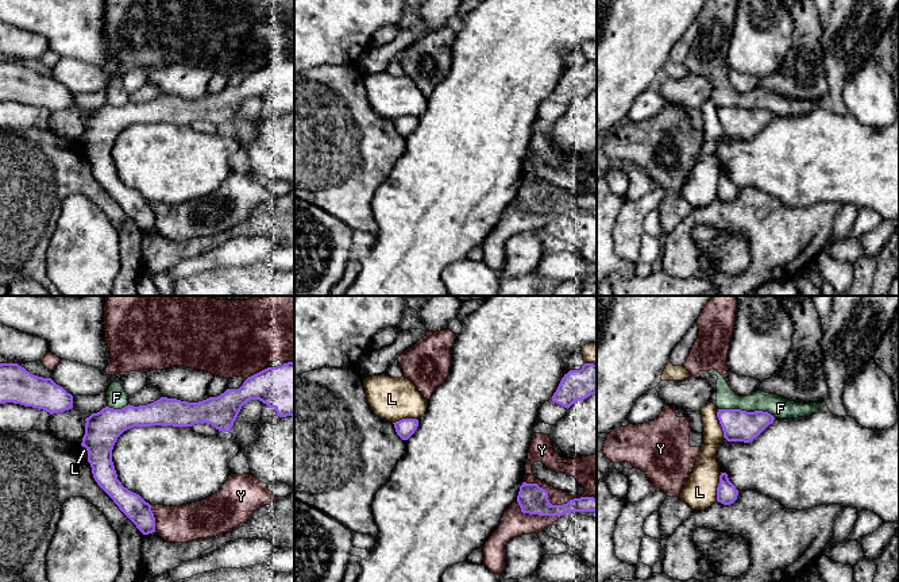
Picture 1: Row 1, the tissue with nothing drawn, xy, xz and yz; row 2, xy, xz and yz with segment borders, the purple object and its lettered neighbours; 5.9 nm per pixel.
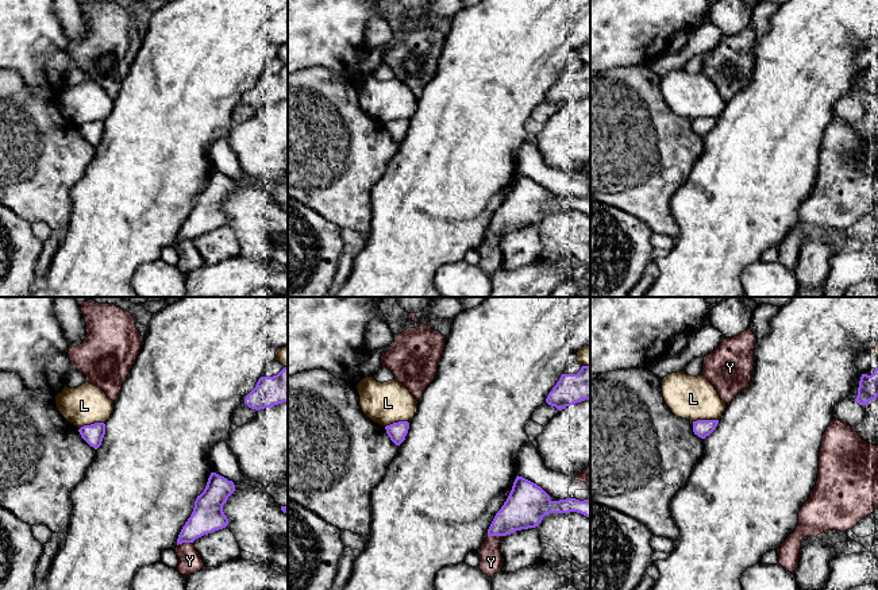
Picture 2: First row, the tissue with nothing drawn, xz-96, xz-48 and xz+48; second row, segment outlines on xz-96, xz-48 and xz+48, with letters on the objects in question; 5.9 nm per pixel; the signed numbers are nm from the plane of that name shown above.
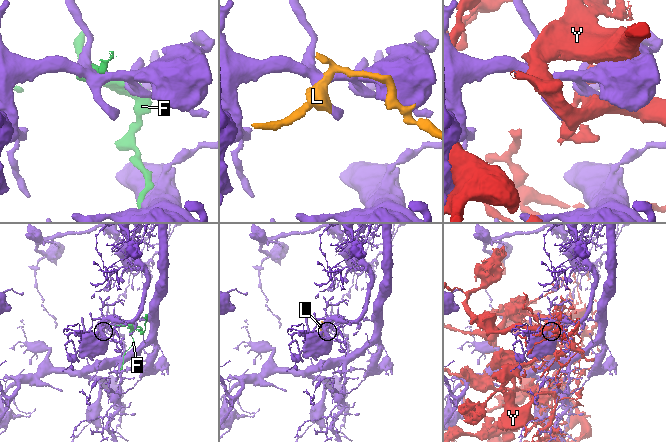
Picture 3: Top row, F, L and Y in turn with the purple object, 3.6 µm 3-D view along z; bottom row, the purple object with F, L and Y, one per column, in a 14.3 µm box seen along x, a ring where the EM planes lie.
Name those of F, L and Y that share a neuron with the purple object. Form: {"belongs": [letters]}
{"belongs": []}

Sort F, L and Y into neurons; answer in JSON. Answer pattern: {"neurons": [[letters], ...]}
{"neurons": [["F", "Y"], ["L"]]}

